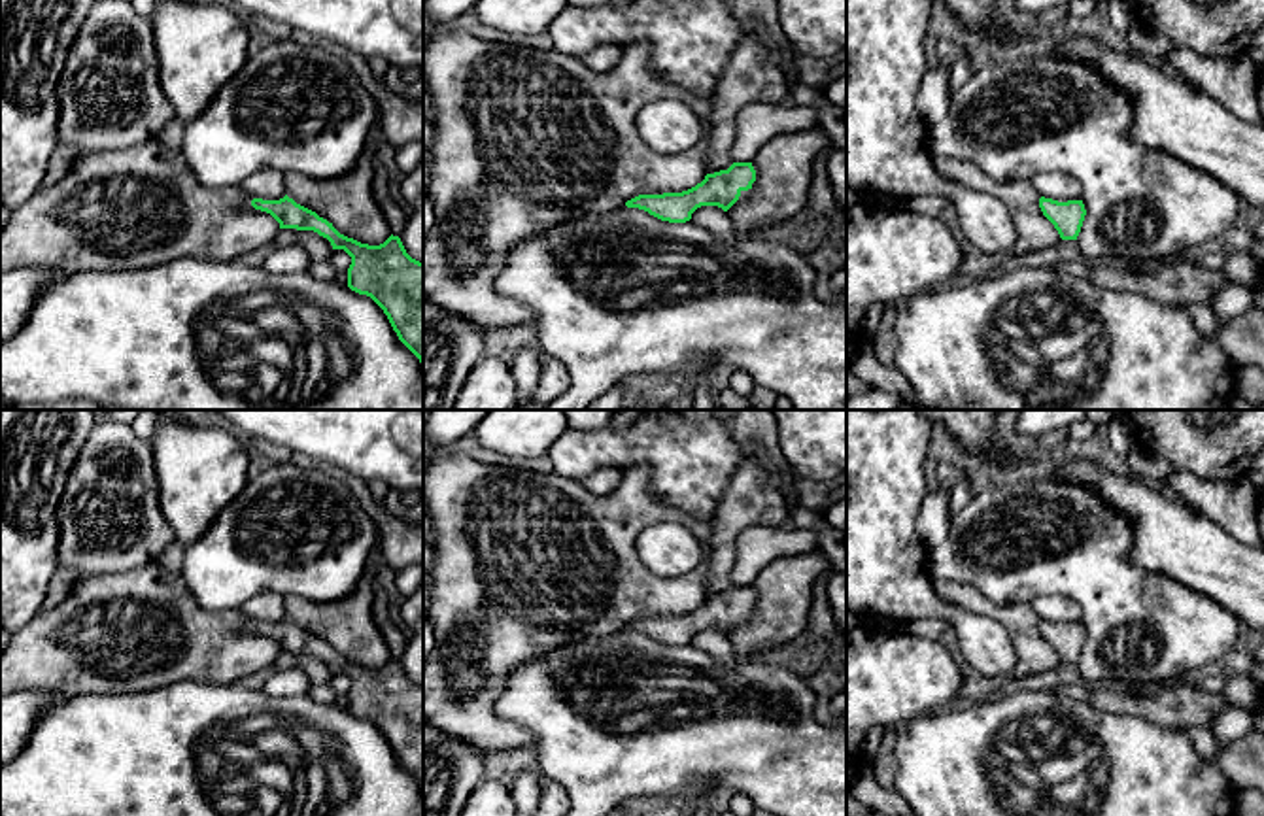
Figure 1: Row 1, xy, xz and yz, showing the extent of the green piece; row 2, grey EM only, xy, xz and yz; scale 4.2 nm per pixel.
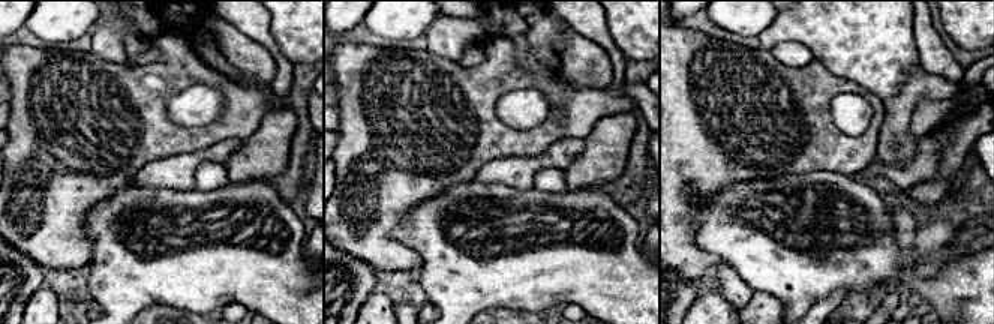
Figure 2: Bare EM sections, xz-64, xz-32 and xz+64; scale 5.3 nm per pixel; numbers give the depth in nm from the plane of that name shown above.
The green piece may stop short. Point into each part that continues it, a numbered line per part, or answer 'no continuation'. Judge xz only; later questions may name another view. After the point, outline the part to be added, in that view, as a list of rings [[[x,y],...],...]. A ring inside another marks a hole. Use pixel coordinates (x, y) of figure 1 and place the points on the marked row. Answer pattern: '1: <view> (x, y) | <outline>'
1: xz (526, 138) | [[[427,25],[423,45],[423,79],[431,94],[435,127],[431,179],[427,198],[435,210],[435,225],[423,238],[423,297],[435,306],[465,317],[486,331],[520,327],[535,321],[533,312],[512,297],[495,291],[508,253],[533,234],[571,223],[584,213],[625,206],[639,195],[682,193],[707,176],[709,125],[707,115],[716,93],[695,94],[656,76],[648,64],[650,43],[623,51],[618,66],[606,72],[588,68],[580,59],[554,49],[486,42],[453,26]],[[659,100],[686,102],[705,123],[705,136],[690,149],[659,153],[639,134],[637,121],[644,106]]]

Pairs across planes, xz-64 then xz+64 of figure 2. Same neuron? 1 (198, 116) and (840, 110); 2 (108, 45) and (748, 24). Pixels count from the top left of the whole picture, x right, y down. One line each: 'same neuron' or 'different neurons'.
1: same neuron
2: different neurons

